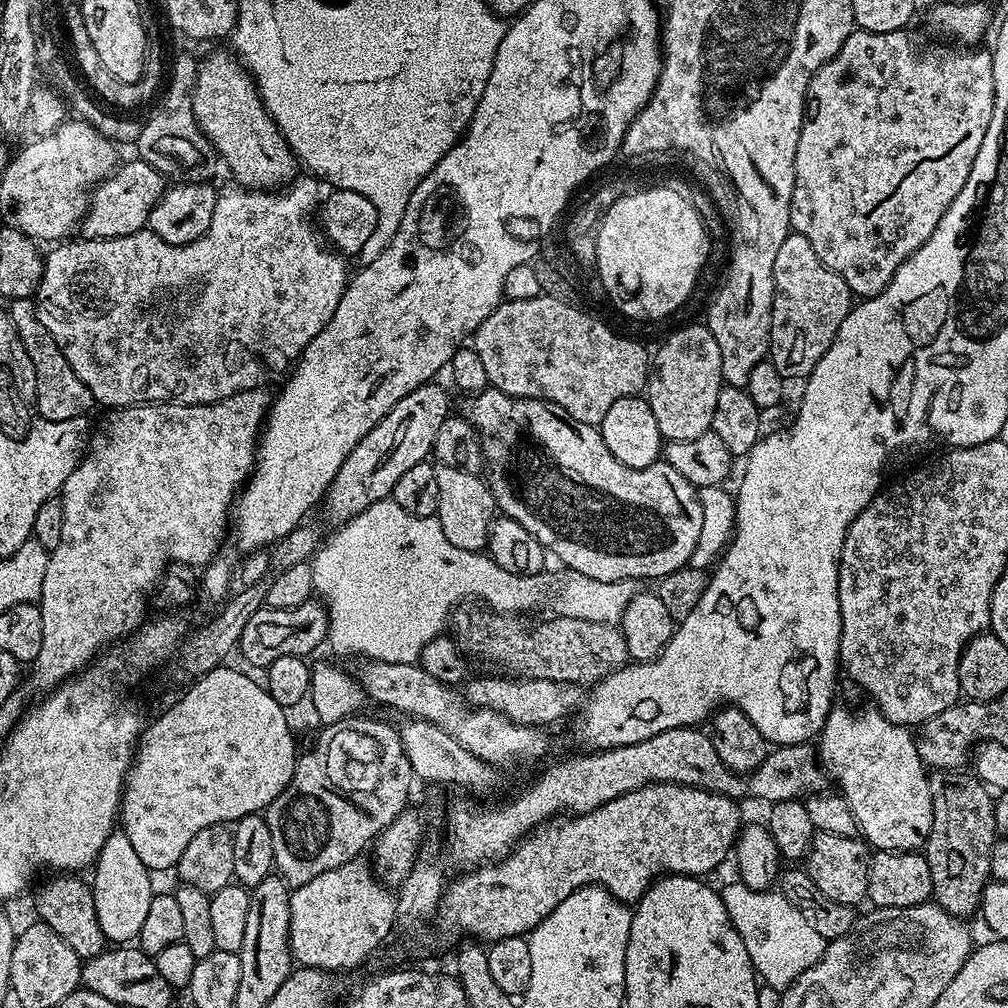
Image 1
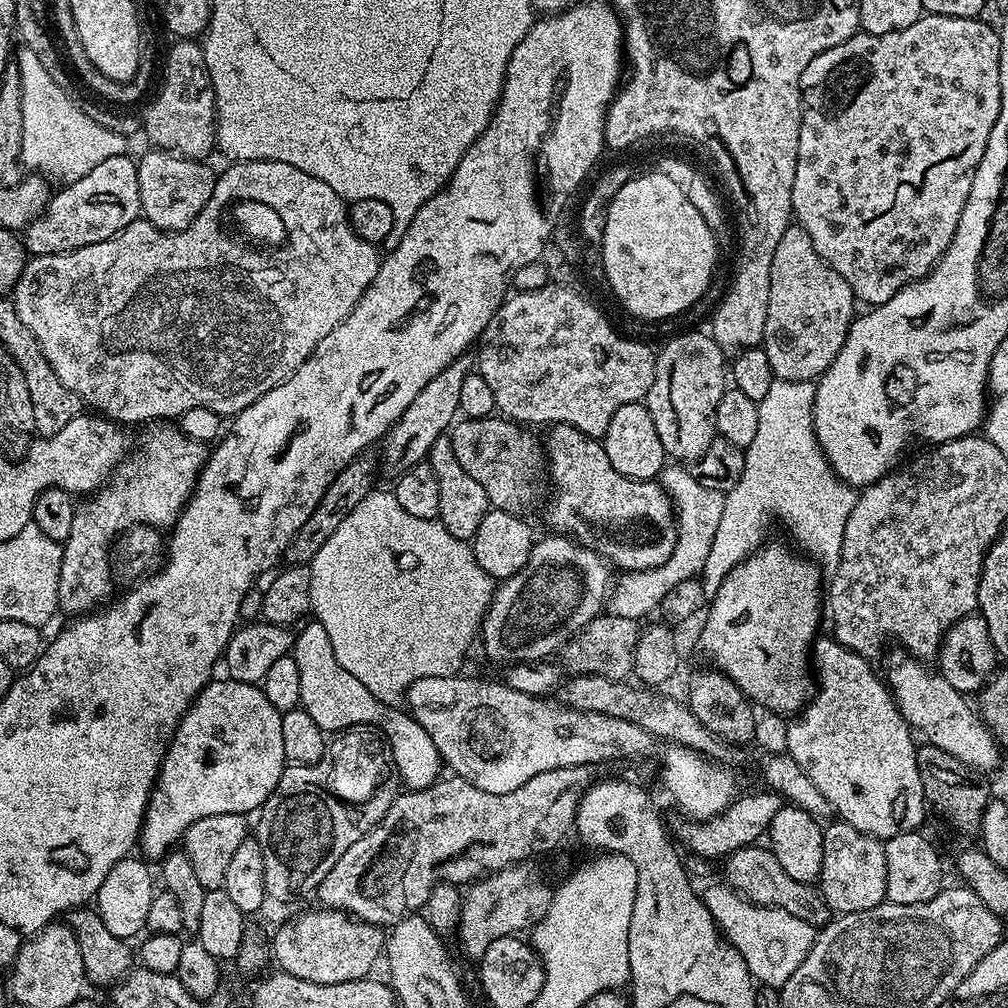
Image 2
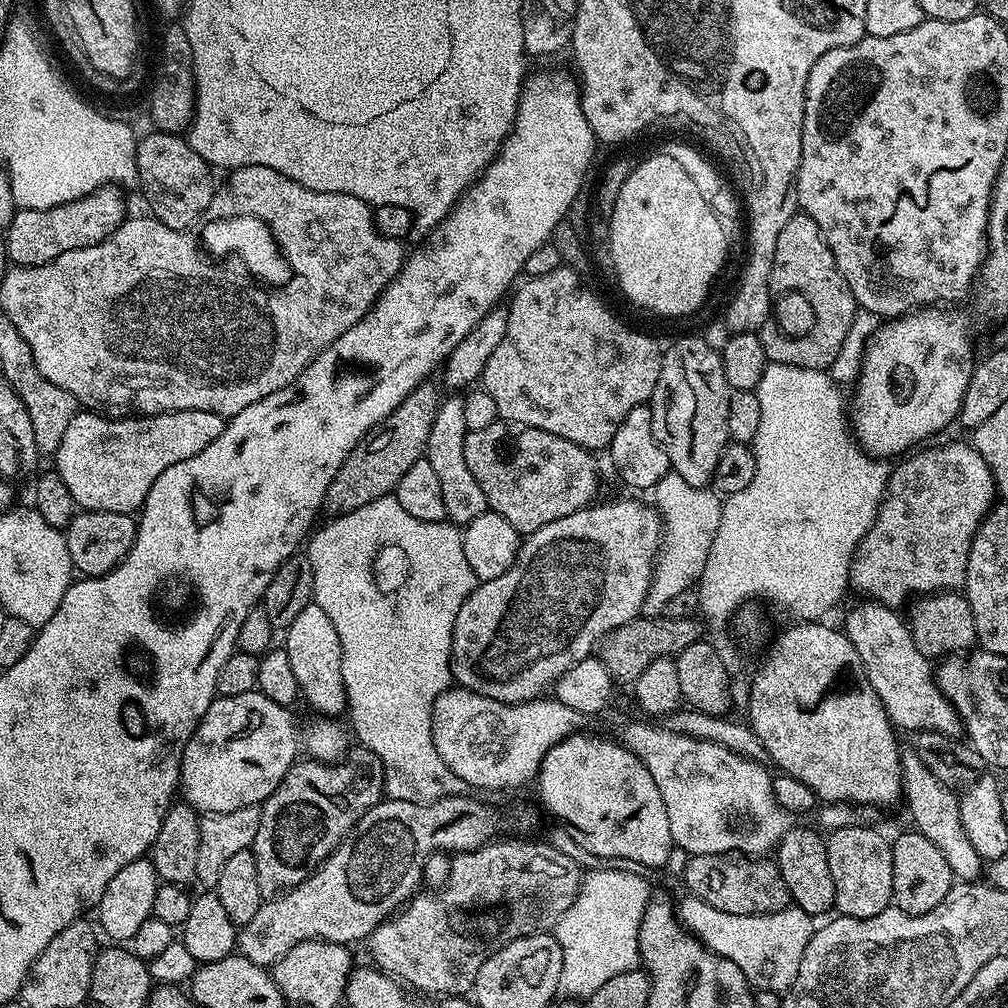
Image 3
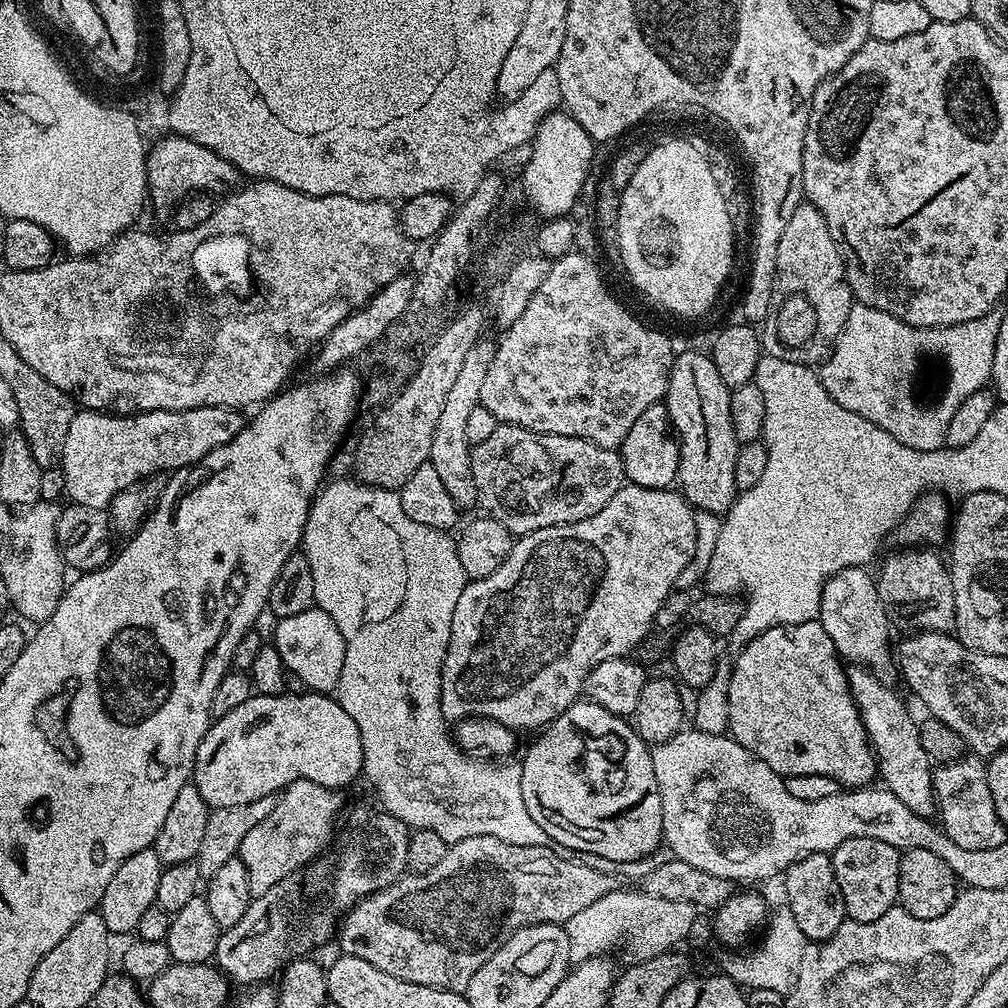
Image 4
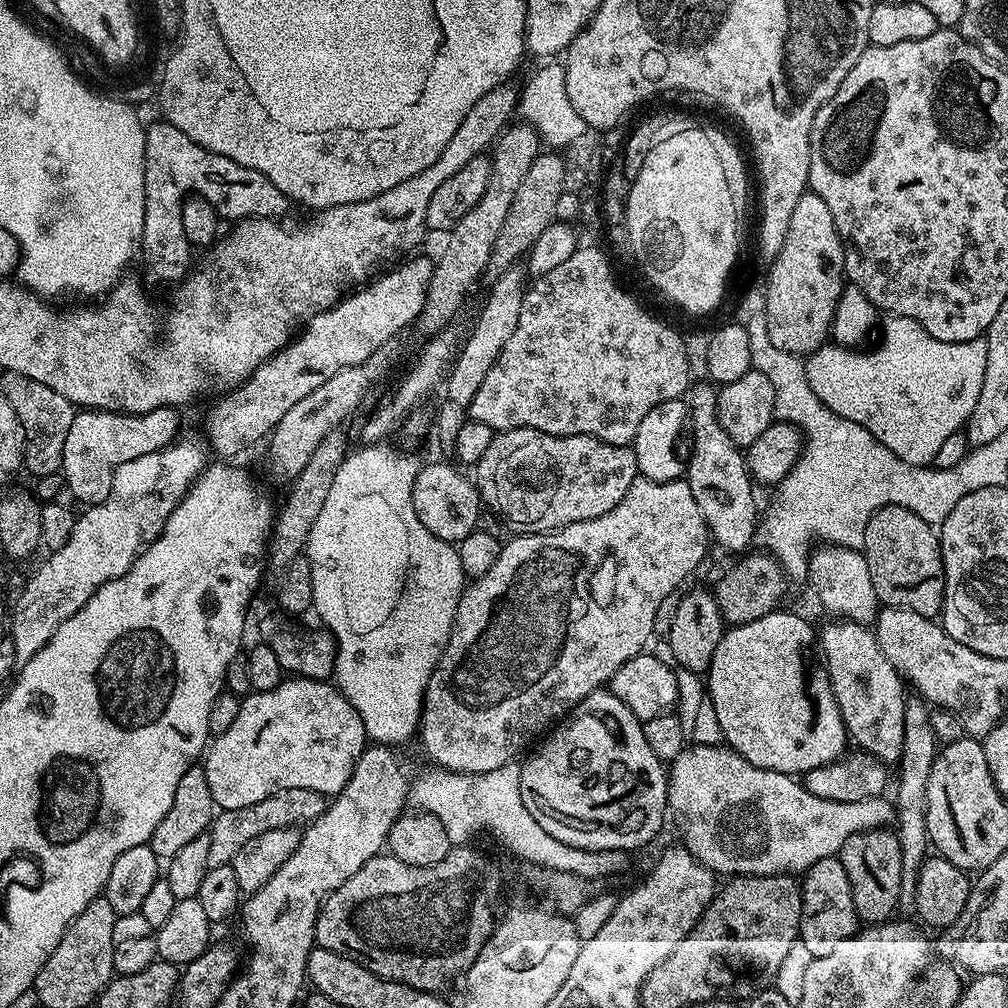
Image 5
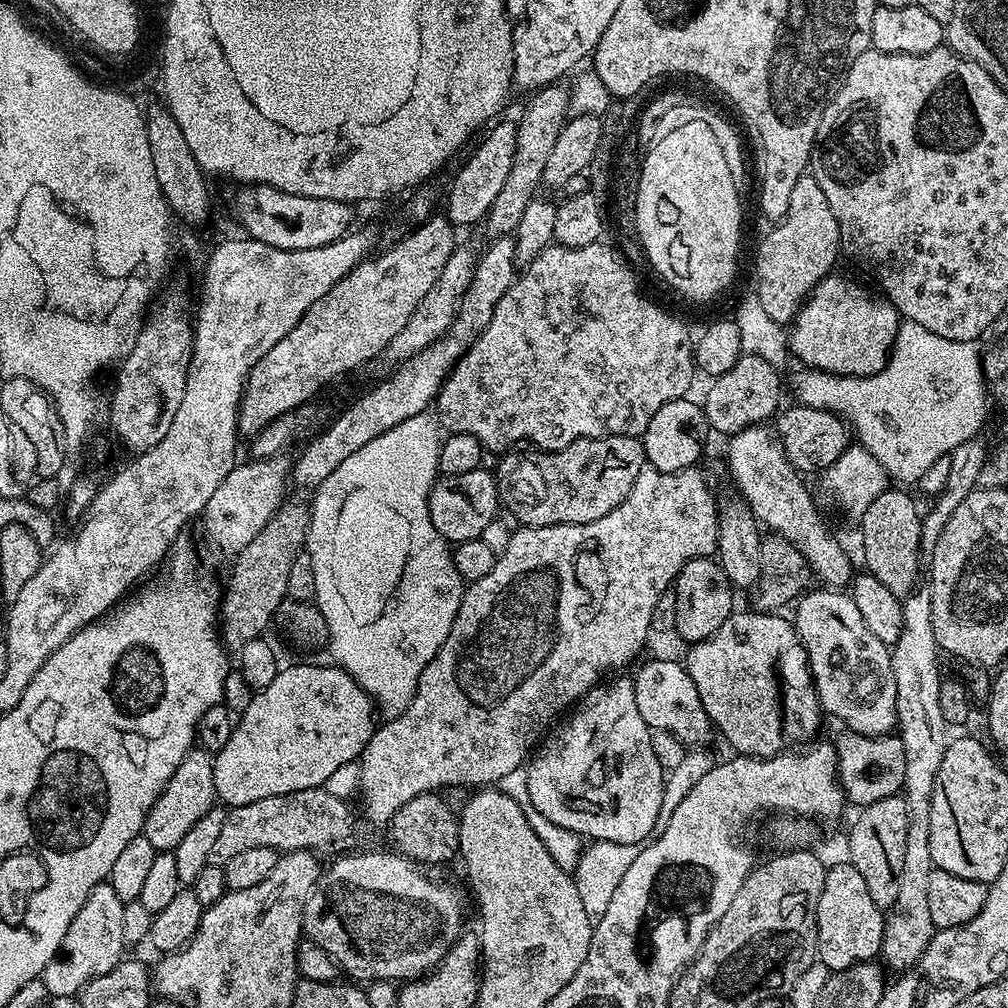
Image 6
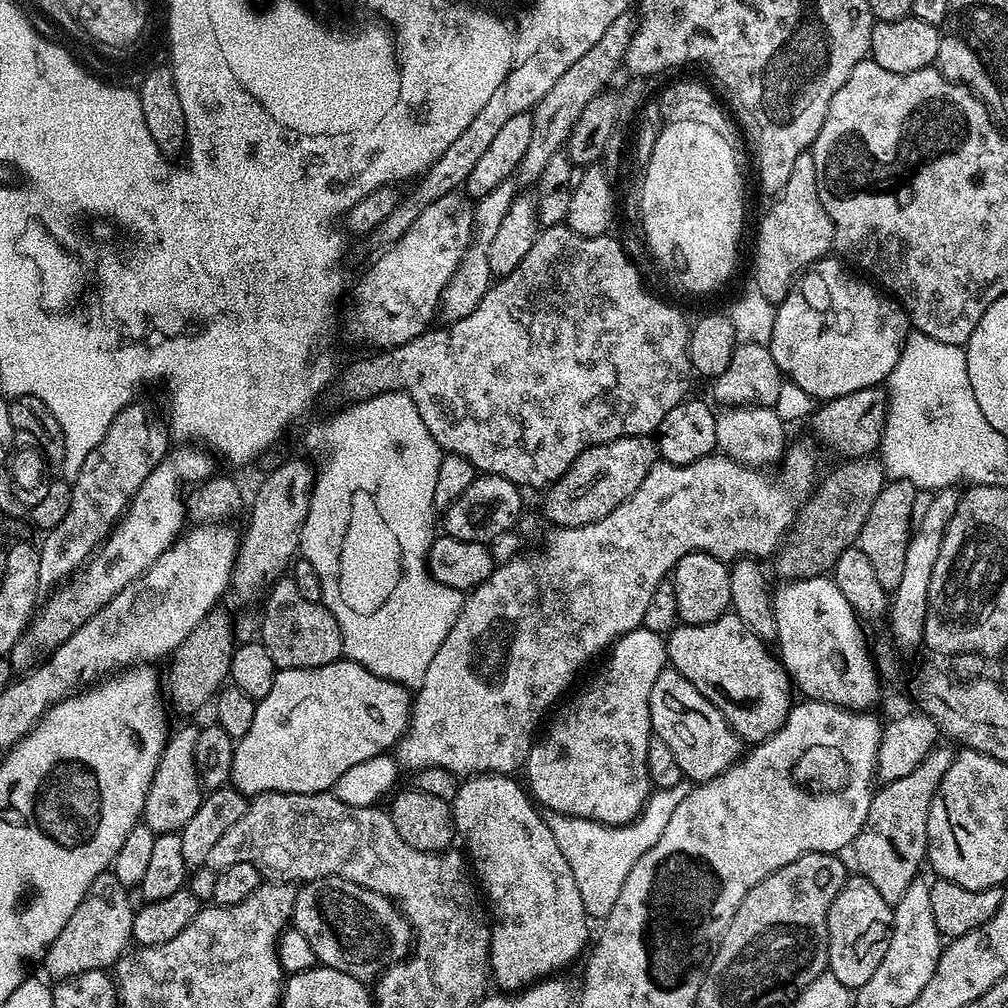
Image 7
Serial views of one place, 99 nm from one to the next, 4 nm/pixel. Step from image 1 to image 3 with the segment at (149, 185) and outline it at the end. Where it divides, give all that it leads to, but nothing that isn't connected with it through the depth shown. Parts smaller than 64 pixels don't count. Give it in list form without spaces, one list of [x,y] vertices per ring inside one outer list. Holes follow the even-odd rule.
[[[101,184],[89,196],[78,198],[69,204],[46,210],[22,208],[16,211],[13,220],[3,233],[8,259],[15,267],[42,266],[66,250],[78,250],[82,246],[97,244],[106,239],[119,224],[124,223],[124,196],[115,184]]]

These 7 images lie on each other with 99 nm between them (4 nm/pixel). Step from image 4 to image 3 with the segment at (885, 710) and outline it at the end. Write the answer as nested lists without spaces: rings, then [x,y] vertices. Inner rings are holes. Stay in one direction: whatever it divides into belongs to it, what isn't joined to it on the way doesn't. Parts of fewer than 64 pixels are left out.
[[[908,750],[900,757],[900,769],[902,770],[902,782],[904,783],[903,803],[908,803],[908,812],[912,815],[915,831],[921,832],[950,862],[950,870],[953,877],[960,882],[976,882],[982,876],[982,861],[978,850],[966,838],[966,830],[962,826],[960,817],[959,795],[949,785],[938,782],[930,770],[918,758],[915,750]],[[953,792],[953,793],[952,793]],[[981,867],[981,868],[980,868]]]

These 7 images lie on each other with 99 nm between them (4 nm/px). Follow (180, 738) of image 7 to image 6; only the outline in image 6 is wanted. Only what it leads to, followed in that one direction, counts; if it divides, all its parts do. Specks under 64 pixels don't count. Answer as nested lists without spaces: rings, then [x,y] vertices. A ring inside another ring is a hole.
[[[196,746],[182,758],[178,770],[166,782],[166,786],[158,794],[154,806],[146,814],[146,822],[142,835],[157,852],[171,852],[176,849],[178,842],[182,842],[184,835],[194,827],[194,822],[202,818],[217,803],[214,790],[213,757],[203,748]]]

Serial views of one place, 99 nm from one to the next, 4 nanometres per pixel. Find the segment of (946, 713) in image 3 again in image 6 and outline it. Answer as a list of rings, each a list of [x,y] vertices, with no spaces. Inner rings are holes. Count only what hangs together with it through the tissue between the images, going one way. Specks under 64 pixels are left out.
[[[755,424],[741,432],[735,432],[727,437],[728,444],[728,472],[736,483],[739,495],[748,503],[748,508],[754,513],[757,521],[765,529],[771,530],[775,535],[789,540],[795,548],[806,558],[806,562],[812,567],[812,575],[817,581],[831,586],[837,590],[851,585],[854,569],[848,552],[832,537],[830,529],[824,525],[816,504],[812,501],[812,492],[804,485],[805,477],[797,472],[795,466],[786,458],[786,454],[780,445],[780,437],[771,427],[764,424]]]

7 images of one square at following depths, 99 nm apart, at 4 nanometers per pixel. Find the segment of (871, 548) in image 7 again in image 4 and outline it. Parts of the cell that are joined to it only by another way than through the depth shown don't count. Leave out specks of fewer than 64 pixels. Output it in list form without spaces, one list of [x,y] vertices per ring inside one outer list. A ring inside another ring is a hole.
[[[904,546],[884,560],[875,573],[878,598],[893,617],[901,616],[917,632],[951,633],[956,626],[954,582],[949,565],[939,551],[928,546]]]

